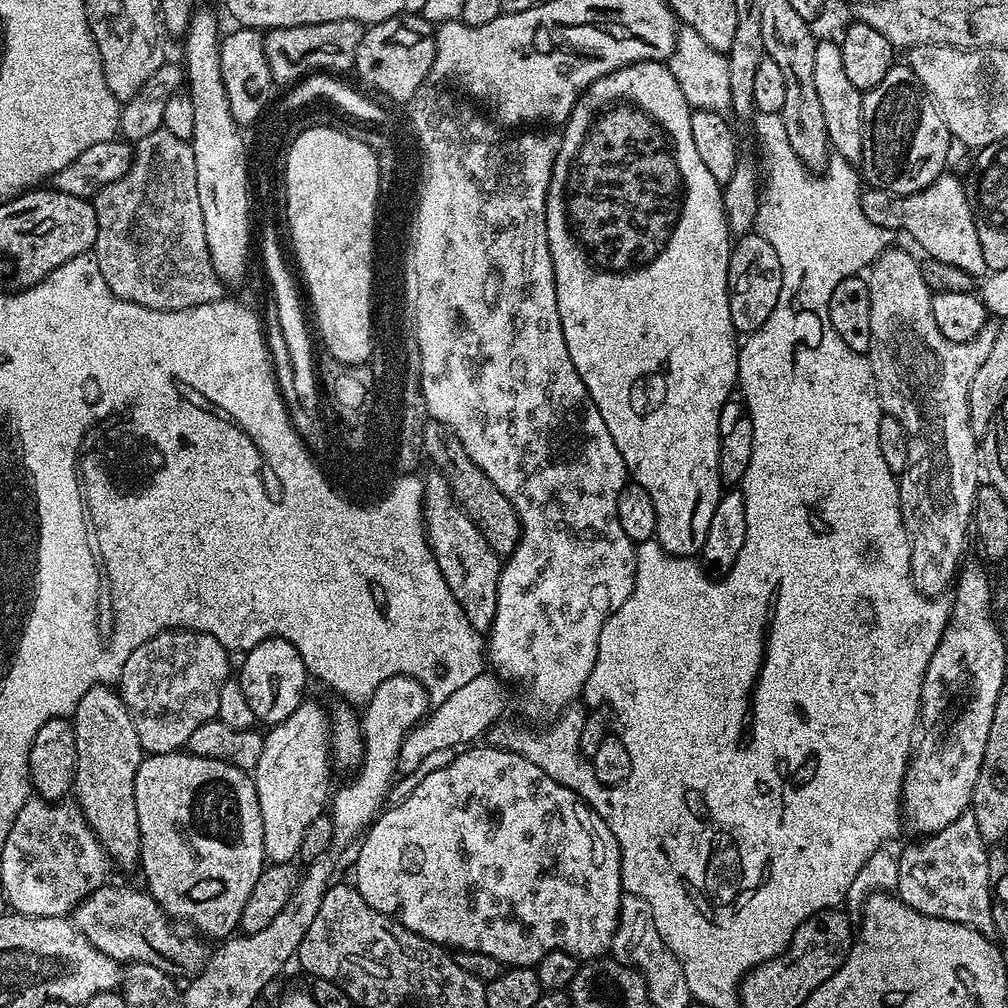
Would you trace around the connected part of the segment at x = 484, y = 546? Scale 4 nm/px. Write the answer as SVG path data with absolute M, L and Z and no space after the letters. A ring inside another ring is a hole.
M436 472L426 480L424 487L424 531L434 562L438 562L438 570L442 570L442 578L446 578L446 586L450 586L470 626L474 626L477 634L487 634L492 628L494 614L498 614L498 578L502 560L490 542L482 538L479 526L453 498L446 478L439 477Z

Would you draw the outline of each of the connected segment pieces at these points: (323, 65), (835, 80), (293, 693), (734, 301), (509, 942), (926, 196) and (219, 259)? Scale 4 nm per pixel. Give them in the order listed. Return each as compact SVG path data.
M335 20L303 24L289 28L274 28L264 36L266 62L277 85L292 86L313 74L344 74L356 62L358 42L362 42L365 25L356 20Z
M821 39L814 50L814 86L822 105L822 114L826 117L826 132L831 151L846 163L859 165L862 154L862 102L863 95L850 83L850 77L842 63L842 50L835 39Z
M272 636L250 649L243 660L238 679L242 694L246 694L246 702L250 702L250 710L254 710L257 721L271 726L290 718L305 699L304 683L310 680L302 654L298 654L298 650L294 650L294 646L281 636Z
M755 230L739 237L733 243L732 257L728 263L730 318L737 333L757 332L766 318L774 314L774 306L778 306L778 294L782 294L782 262L778 262L774 246L770 246L770 242L766 242L766 238L762 238Z
M468 746L457 751L457 756L445 768L436 768L433 772L425 771L405 800L398 801L393 808L385 807L372 821L358 844L360 853L356 856L354 886L370 907L391 916L414 934L448 950L478 950L478 954L490 954L490 958L498 958L502 966L531 968L554 950L562 950L584 962L603 957L612 946L620 913L620 897L624 892L618 838L614 838L606 822L602 822L600 815L585 800L574 794L574 790L554 782L554 778L550 778L550 774L546 774L542 766L534 766L534 762L530 762L525 756L519 756L517 752L508 751L507 748L476 747L480 746Z
M951 174L939 176L930 186L921 192L911 192L909 196L898 196L882 188L868 186L860 193L862 214L879 228L899 230L905 228L912 240L924 251L925 257L938 262L950 262L950 266L959 266L974 278L980 278L989 271L986 258L982 258L982 242L978 242L976 219L972 213L972 204L962 180Z
M196 10L188 32L182 37L184 44L183 67L186 69L186 94L194 102L195 132L190 141L194 150L194 166L198 170L198 203L202 206L202 218L206 222L206 246L210 250L210 262L225 285L240 284L248 276L248 251L254 240L253 209L250 207L250 179L242 173L247 164L244 153L244 132L230 114L230 102L226 102L226 86L222 84L220 65L220 41L222 31L212 12Z

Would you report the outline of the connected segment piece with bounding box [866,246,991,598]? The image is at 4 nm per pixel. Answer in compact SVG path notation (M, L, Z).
M889 246L885 248L879 258L871 264L870 271L866 276L868 289L870 290L870 346L866 355L868 361L872 364L872 373L877 382L876 389L880 395L881 409L887 415L898 418L898 422L902 422L902 426L908 435L910 458L908 459L906 470L899 477L898 483L900 485L900 509L902 510L902 518L904 519L904 525L908 531L908 541L910 542L912 581L917 590L924 596L940 598L945 595L944 591L947 588L949 591L950 585L957 579L958 573L961 571L962 563L960 564L960 559L964 556L964 539L967 536L969 539L970 536L974 498L976 497L977 488L982 483L982 452L978 447L978 437L970 430L970 406L968 403L970 402L970 378L974 378L974 374L978 371L979 366L984 363L987 354L990 353L991 346L988 342L983 342L983 344L980 344L981 342L970 344L950 342L950 338L946 338L946 334L942 334L942 330L938 330L938 322L934 322L934 314L932 313L933 292L926 286L926 282L922 282L920 260L896 247Z

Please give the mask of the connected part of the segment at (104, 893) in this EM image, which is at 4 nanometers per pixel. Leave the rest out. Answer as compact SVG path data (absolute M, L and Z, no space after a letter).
M112 887L99 888L70 913L72 925L88 939L90 946L117 962L137 960L167 973L172 968L181 968L187 974L195 974L207 964L210 955L210 948L204 945L207 943L196 934L179 936L172 929L173 921L147 890Z

